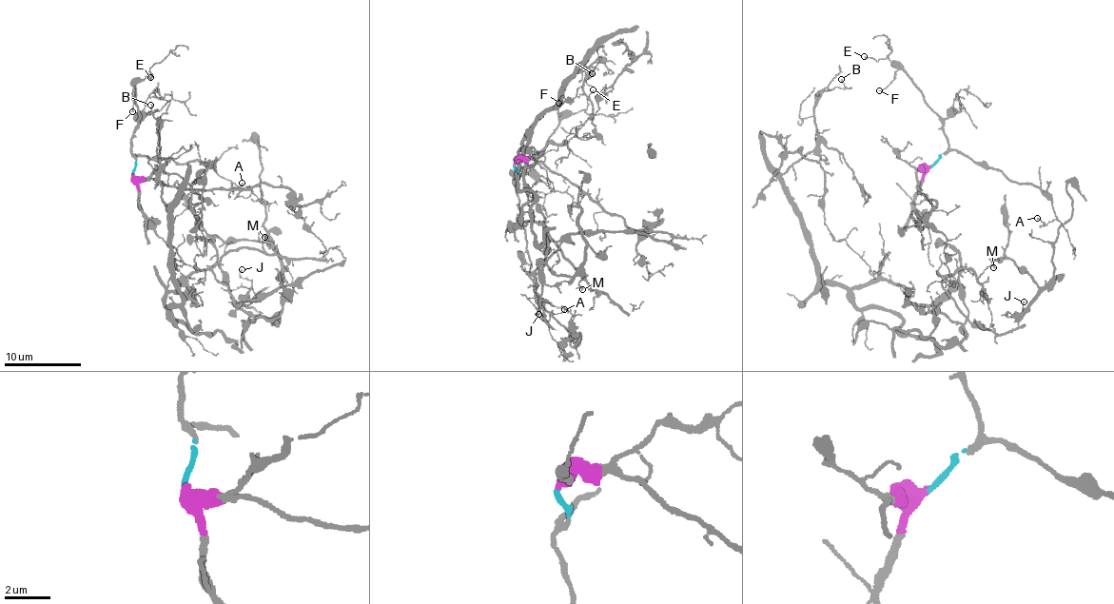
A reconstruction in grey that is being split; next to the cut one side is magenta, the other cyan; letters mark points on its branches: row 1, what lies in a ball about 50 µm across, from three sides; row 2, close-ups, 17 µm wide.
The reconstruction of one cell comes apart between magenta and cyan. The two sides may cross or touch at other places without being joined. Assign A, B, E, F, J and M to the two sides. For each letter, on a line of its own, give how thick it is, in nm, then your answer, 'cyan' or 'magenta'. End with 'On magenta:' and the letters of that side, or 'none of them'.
A: 110 nm thick; cyan
B: 100 nm thick; magenta
E: 110 nm thick; cyan
F: 100 nm thick; cyan
J: 120 nm thick; magenta
M: 90 nm thick; magenta
On magenta: B, J, M

